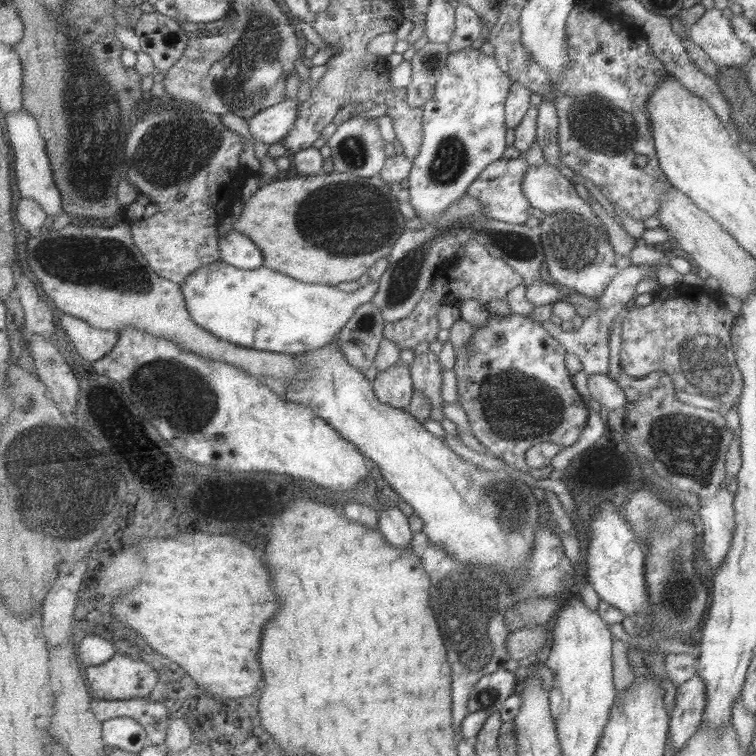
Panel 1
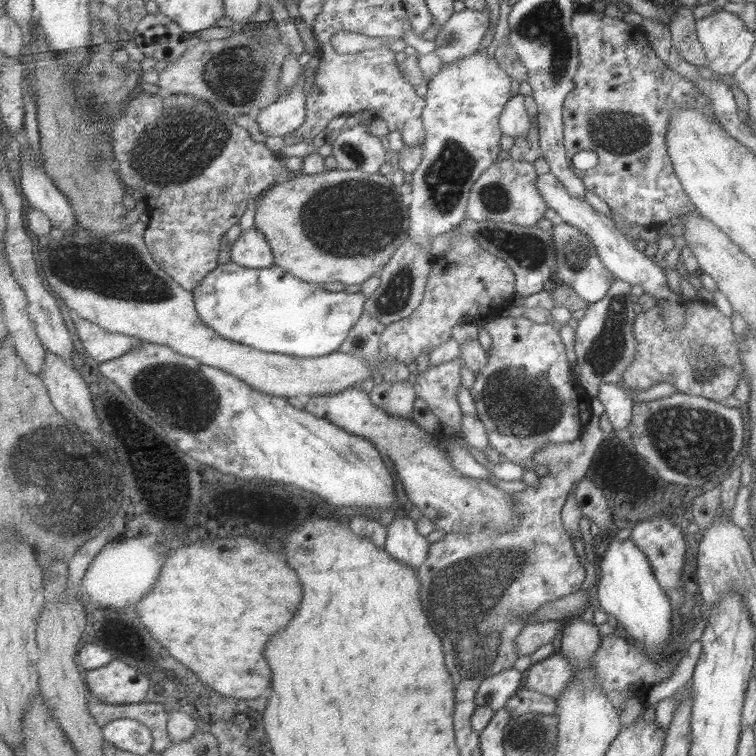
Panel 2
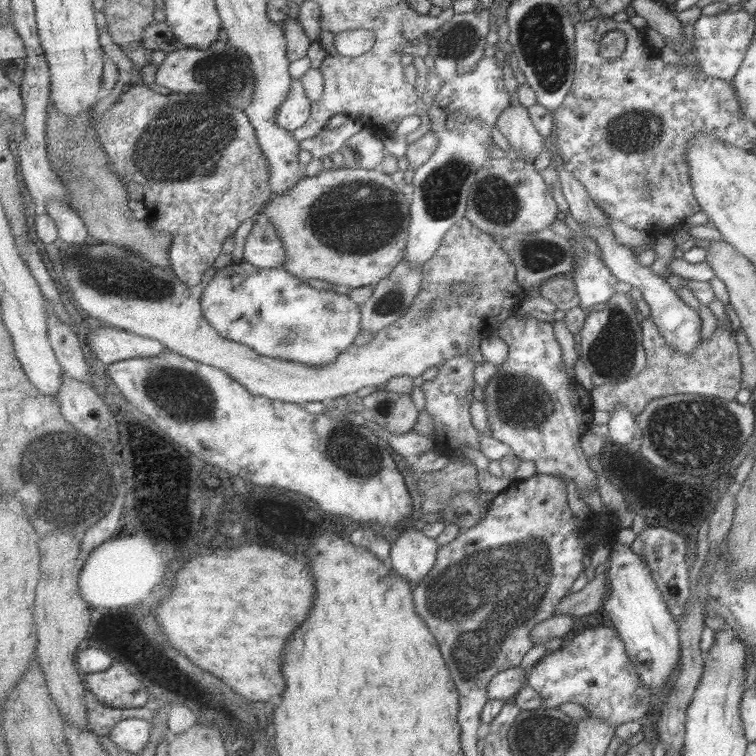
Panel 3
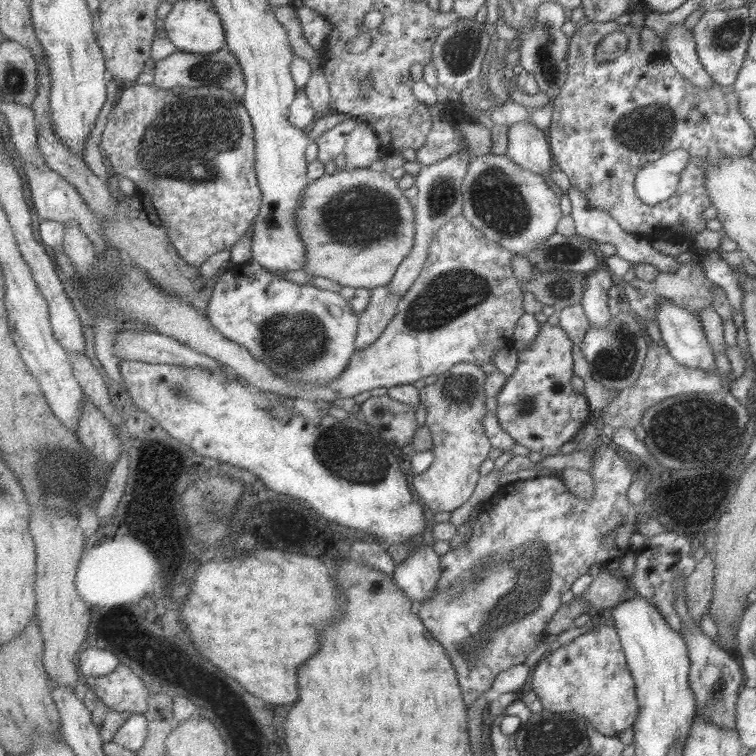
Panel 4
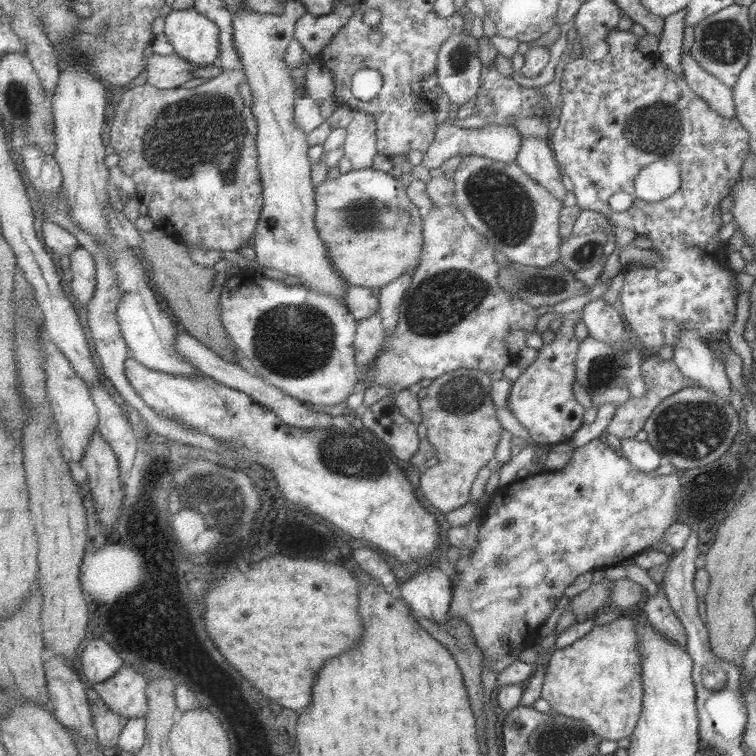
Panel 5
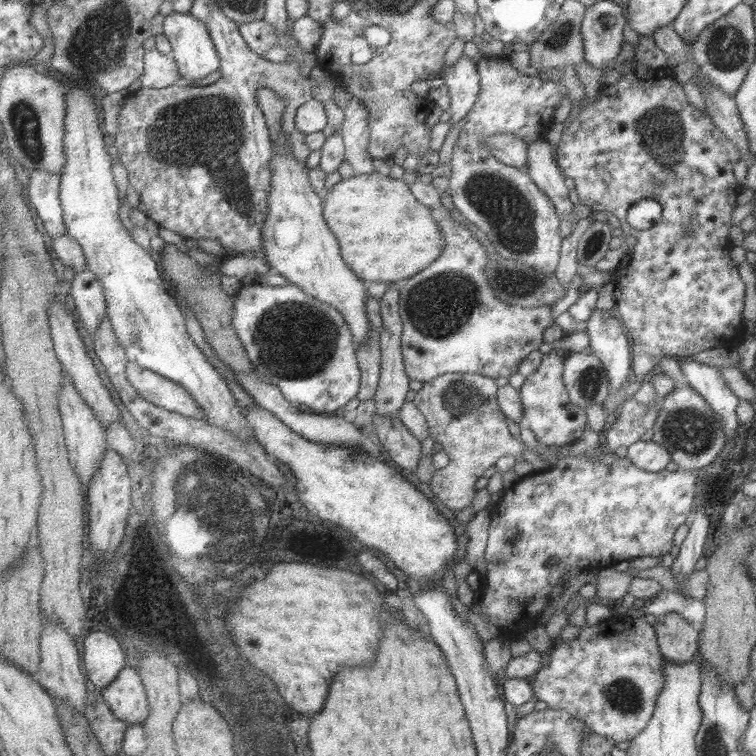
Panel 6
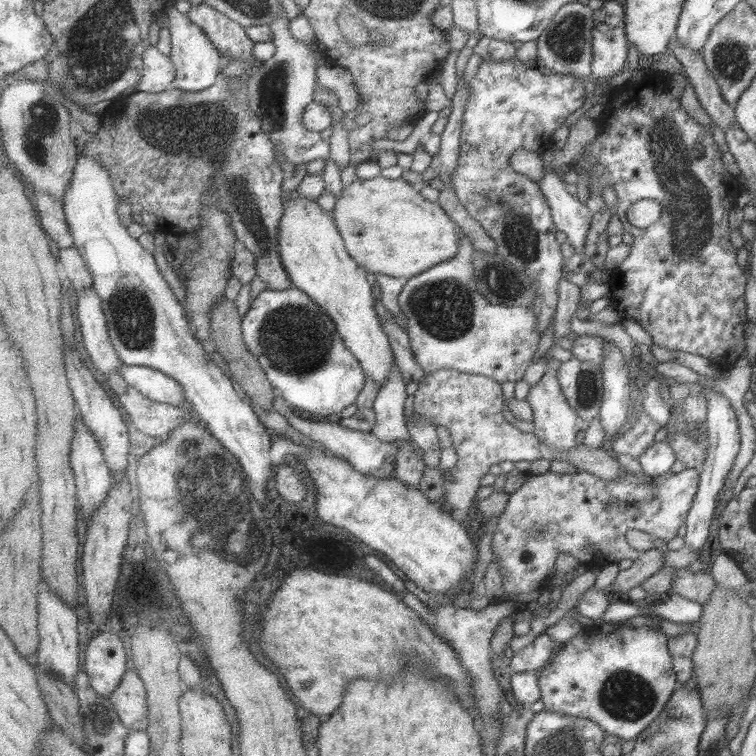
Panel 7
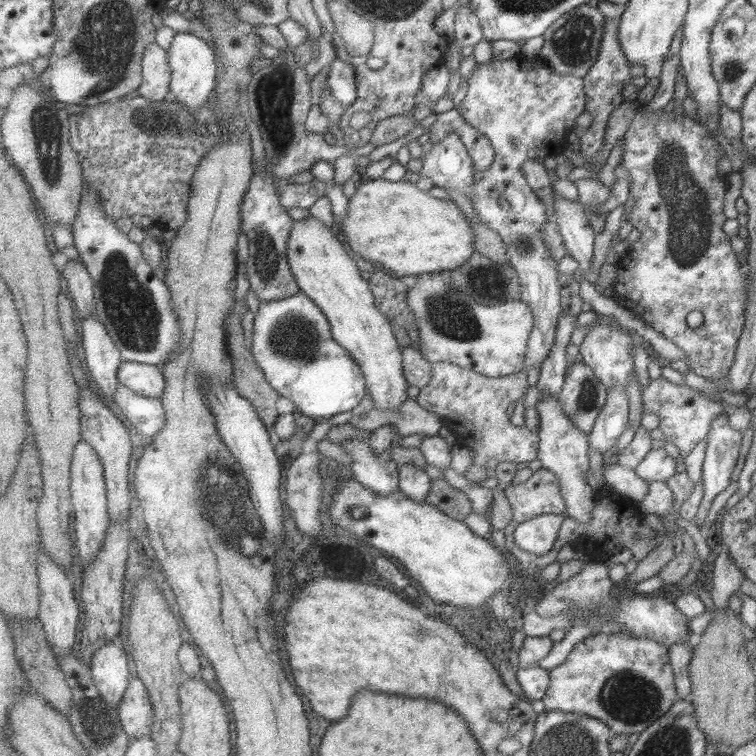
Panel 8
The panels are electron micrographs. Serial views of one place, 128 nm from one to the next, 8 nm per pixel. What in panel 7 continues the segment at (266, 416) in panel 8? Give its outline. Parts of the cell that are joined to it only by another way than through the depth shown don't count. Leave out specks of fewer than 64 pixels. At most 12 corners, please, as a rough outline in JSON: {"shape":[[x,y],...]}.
{"shape":[[227,298],[211,310],[212,340],[239,389],[273,411],[278,391],[245,342]]}

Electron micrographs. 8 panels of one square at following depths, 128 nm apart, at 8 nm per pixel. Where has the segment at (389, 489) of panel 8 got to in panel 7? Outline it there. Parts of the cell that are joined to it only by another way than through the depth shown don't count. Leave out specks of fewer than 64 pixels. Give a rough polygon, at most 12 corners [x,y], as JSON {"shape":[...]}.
{"shape":[[273,410],[303,435],[340,454],[357,472],[391,479],[401,445],[340,422]]}

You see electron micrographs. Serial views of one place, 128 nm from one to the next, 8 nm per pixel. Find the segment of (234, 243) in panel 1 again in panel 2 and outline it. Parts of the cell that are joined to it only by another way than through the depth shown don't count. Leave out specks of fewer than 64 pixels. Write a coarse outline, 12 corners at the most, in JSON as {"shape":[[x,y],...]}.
{"shape":[[243,230],[231,260],[247,268],[275,265],[265,233]]}

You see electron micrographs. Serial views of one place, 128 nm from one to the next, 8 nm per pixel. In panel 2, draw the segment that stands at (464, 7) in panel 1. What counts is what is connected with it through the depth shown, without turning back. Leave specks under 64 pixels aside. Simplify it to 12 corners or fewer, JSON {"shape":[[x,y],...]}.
{"shape":[[457,11],[434,44],[443,65],[482,51],[488,11]]}

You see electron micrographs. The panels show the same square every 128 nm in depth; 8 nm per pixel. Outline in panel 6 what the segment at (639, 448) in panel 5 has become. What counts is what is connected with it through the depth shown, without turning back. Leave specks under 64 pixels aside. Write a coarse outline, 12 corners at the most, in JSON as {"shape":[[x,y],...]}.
{"shape":[[653,441],[626,448],[626,458],[644,472],[658,472],[669,451]]}

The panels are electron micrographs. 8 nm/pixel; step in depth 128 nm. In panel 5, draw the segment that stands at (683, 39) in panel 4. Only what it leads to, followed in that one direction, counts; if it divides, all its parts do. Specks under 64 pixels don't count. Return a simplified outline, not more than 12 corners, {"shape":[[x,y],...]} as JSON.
{"shape":[[681,54],[682,78],[721,118],[736,116],[731,89]]}

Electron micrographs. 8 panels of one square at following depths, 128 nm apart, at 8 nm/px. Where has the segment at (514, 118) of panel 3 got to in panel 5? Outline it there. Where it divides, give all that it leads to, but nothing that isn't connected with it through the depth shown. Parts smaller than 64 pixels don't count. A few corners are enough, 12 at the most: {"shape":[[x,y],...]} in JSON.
{"shape":[[522,137],[514,162],[557,200],[566,191],[548,140]]}

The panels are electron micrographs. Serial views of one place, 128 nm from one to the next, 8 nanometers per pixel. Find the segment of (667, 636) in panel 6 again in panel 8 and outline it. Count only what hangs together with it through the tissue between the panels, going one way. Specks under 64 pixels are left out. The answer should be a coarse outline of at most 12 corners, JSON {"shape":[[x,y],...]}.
{"shape":[[671,644],[668,658],[676,696],[689,700],[692,644]]}

